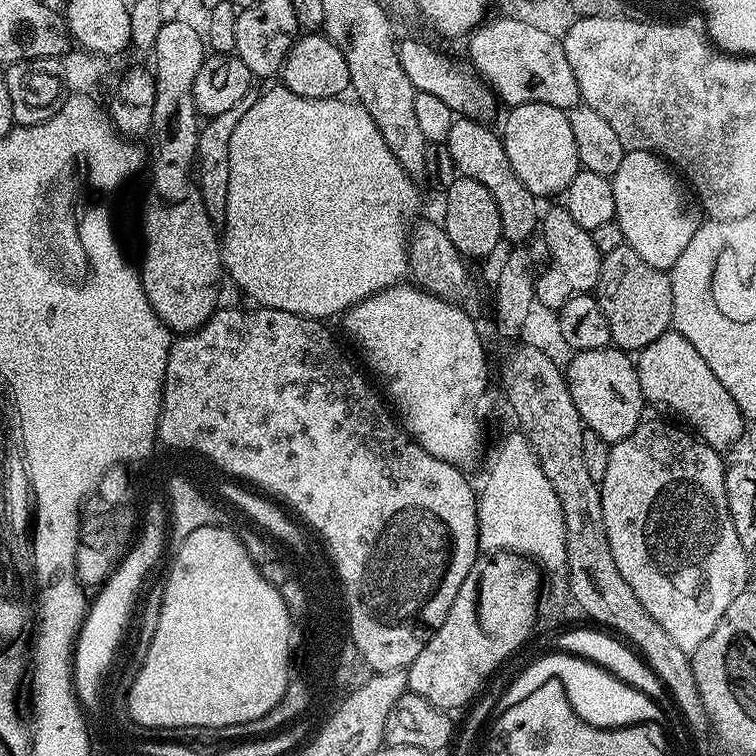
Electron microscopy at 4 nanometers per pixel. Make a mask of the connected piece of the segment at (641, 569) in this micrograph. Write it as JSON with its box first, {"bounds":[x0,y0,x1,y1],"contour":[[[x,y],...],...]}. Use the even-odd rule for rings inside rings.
{"bounds":[599,418,750,654],"contour":[[[645,418],[634,434],[611,445],[606,476],[599,486],[606,538],[610,538],[610,554],[614,554],[622,578],[630,582],[630,590],[638,594],[638,602],[646,606],[650,618],[691,654],[714,634],[726,606],[749,587],[750,556],[738,542],[734,518],[730,518],[730,506],[726,506],[725,457],[687,427],[673,423]]]}

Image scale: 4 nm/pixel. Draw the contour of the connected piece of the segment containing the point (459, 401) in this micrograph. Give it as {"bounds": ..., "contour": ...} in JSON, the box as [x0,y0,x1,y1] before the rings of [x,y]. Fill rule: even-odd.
{"bounds":[342,282,489,466],"contour":[[[401,282],[391,284],[388,288],[382,289],[380,292],[375,292],[372,296],[368,296],[362,302],[358,302],[347,312],[343,313],[342,321],[344,320],[344,328],[352,335],[354,343],[360,347],[360,352],[364,355],[364,360],[368,363],[367,371],[373,377],[384,383],[383,391],[389,392],[392,395],[390,404],[398,413],[399,423],[402,425],[405,432],[409,433],[417,444],[421,444],[423,448],[430,454],[434,454],[434,458],[442,458],[446,462],[457,466],[465,466],[475,458],[480,448],[480,438],[483,436],[484,419],[488,416],[488,363],[489,357],[486,355],[483,342],[481,342],[476,329],[476,321],[464,309],[452,304],[448,300],[443,300],[441,296],[434,296],[431,292],[424,291],[423,288],[412,282]]]}

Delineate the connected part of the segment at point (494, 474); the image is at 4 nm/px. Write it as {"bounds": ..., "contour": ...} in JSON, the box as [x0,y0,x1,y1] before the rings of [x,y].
{"bounds":[476,434,567,572],"contour":[[[523,434],[508,436],[488,472],[484,492],[479,493],[476,517],[480,523],[480,546],[485,553],[516,552],[535,562],[541,569],[556,572],[567,565],[566,526],[562,506],[554,486],[542,474],[535,450]]]}

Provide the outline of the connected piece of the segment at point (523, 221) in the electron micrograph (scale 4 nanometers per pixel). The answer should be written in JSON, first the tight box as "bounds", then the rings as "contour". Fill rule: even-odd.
{"bounds":[447,118,538,242],"contour":[[[467,118],[453,119],[450,126],[450,134],[447,138],[448,149],[450,150],[450,158],[454,158],[454,166],[457,173],[466,178],[474,178],[474,182],[482,182],[482,186],[486,186],[486,190],[490,190],[490,194],[494,198],[494,202],[498,206],[498,214],[502,220],[502,230],[504,231],[503,239],[516,240],[512,242],[524,242],[532,231],[538,228],[538,212],[536,216],[537,197],[532,195],[530,190],[526,190],[526,186],[522,186],[522,182],[518,178],[518,174],[514,174],[514,166],[510,166],[510,158],[506,158],[506,150],[504,149],[504,141],[499,135],[496,136],[488,129],[487,123],[479,120],[470,120]]]}

